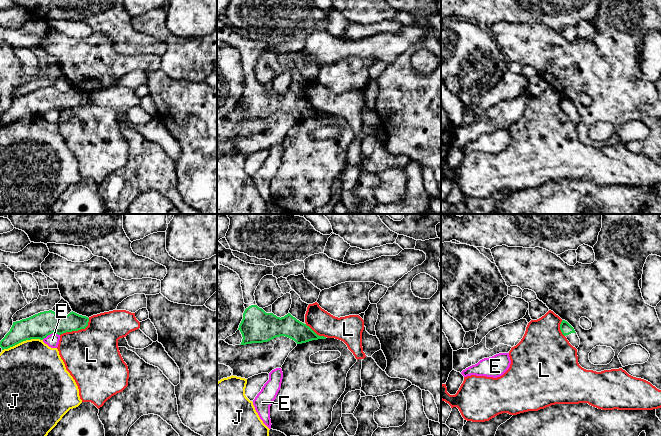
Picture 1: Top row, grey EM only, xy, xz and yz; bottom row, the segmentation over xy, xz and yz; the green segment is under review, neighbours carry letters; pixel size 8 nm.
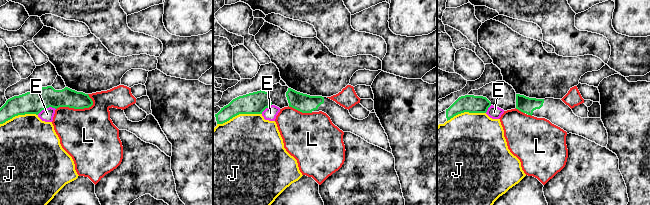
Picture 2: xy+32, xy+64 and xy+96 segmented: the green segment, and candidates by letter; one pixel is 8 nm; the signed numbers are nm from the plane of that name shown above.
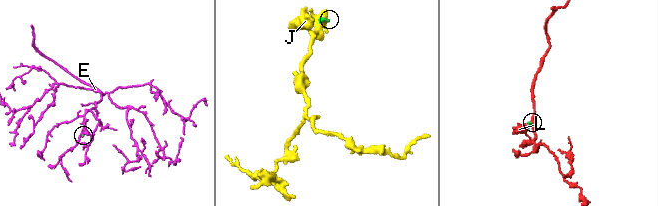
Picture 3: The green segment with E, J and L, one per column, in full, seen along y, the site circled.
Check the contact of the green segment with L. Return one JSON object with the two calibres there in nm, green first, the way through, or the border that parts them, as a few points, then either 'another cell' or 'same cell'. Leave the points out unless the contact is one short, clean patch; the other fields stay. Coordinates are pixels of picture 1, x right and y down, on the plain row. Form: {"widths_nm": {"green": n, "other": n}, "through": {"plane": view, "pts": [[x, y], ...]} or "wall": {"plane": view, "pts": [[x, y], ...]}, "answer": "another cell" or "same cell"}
{"widths_nm": {"green": 190, "other": 440}, "wall": {"plane": "xy", "pts": [[89, 94], [88, 100], [84, 104], [66, 107], [60, 111]]}, "answer": "another cell"}

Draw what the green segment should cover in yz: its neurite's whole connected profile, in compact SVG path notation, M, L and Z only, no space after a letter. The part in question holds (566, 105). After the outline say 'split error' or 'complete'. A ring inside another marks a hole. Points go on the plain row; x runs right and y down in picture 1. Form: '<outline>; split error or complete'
M562 96L560 100L560 106L562 110L567 114L569 119L577 125L580 121L580 115L574 104L567 97Z; split error

